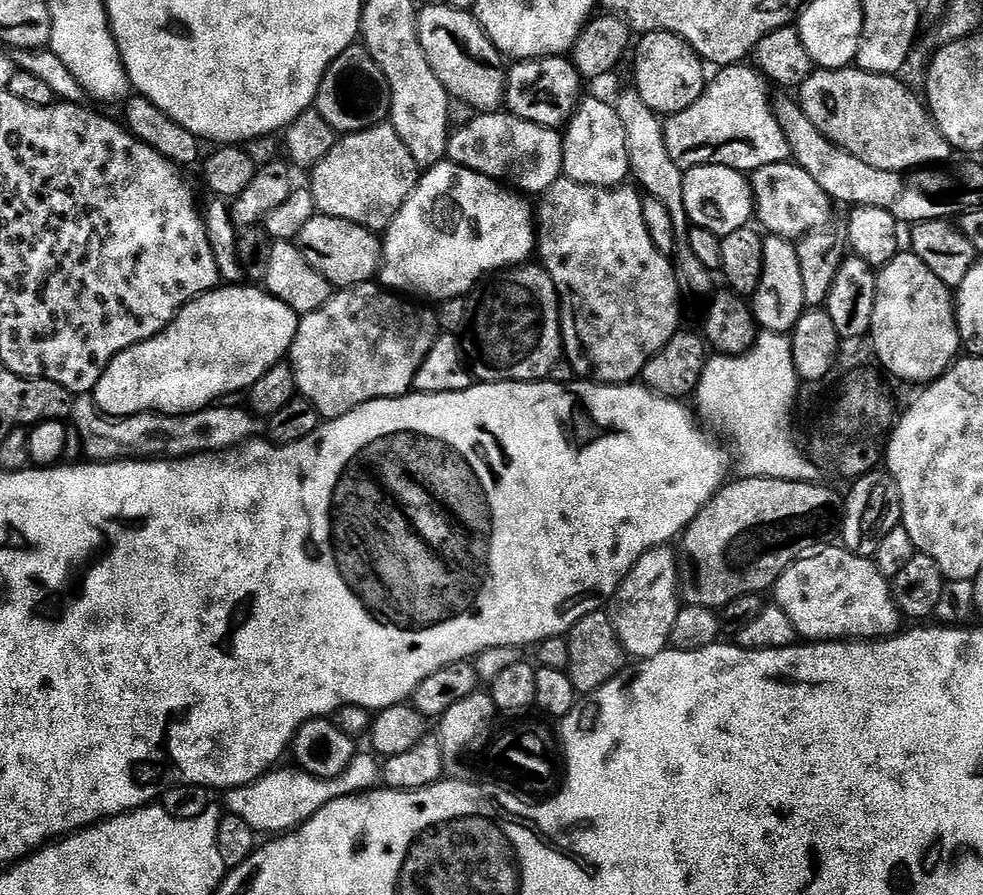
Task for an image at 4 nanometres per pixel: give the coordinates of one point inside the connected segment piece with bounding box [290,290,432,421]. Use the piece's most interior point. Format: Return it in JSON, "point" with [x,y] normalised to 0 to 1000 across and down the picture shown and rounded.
{"point":[342,412]}

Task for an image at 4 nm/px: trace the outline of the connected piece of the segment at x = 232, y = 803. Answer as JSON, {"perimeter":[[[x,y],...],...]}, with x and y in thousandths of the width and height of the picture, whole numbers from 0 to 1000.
{"perimeter":[[[365,848],[358,849],[356,856],[347,867],[339,872],[325,872],[314,863],[307,863],[300,857],[282,857],[274,860],[257,874],[248,876],[245,880],[231,882],[232,889],[231,906],[237,912],[246,914],[261,930],[281,930],[277,932],[292,932],[305,922],[310,921],[328,901],[340,896],[349,889],[360,889],[375,884],[376,876],[370,873],[370,858]]]}

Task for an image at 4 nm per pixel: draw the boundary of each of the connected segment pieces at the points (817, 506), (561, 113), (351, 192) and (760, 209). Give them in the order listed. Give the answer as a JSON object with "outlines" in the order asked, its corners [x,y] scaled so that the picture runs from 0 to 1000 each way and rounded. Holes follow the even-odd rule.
{"outlines":[[[[775,533],[750,534],[740,542],[736,547],[729,550],[728,555],[720,562],[706,579],[706,583],[701,585],[694,596],[694,602],[690,611],[690,666],[699,678],[702,679],[722,679],[733,682],[740,675],[745,675],[748,670],[753,670],[756,666],[765,666],[768,661],[777,661],[788,658],[791,646],[801,637],[804,631],[818,626],[822,621],[827,621],[830,617],[837,617],[839,612],[847,607],[846,603],[852,599],[852,563],[846,560],[846,554],[837,543],[831,543],[829,540],[809,540],[806,537],[793,537],[786,535],[777,535]]],[[[554,63],[551,67],[530,67],[522,70],[515,80],[515,121],[522,130],[537,139],[552,143],[573,144],[582,133],[591,111],[592,87],[581,66],[574,63]],[[541,85],[549,85],[541,94]]],[[[392,136],[376,145],[347,151],[336,172],[332,172],[332,177],[328,177],[328,181],[316,189],[315,209],[325,240],[351,246],[365,255],[373,255],[375,259],[387,261],[399,251],[399,245],[405,239],[405,235],[409,235],[411,227],[419,220],[419,213],[427,204],[428,196],[429,189],[421,181],[417,168],[413,168],[413,159],[405,154],[398,137]]],[[[809,181],[784,183],[767,190],[763,193],[763,209],[767,220],[767,241],[770,247],[773,245],[772,254],[778,260],[797,264],[799,268],[810,270],[821,259],[837,256],[841,251],[838,249],[842,246],[844,231],[842,219],[836,212],[836,208],[832,208],[832,203],[828,203],[828,199],[824,199],[824,194],[820,194],[820,190],[813,188]]]]}

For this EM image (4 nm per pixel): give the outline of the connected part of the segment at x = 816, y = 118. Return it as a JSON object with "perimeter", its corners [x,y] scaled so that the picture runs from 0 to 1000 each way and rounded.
{"perimeter":[[[870,74],[836,76],[827,79],[826,85],[814,95],[812,115],[820,132],[824,132],[828,141],[832,141],[839,154],[857,168],[869,172],[869,177],[877,177],[877,181],[881,181],[881,185],[889,185],[889,190],[919,193],[940,190],[945,185],[959,184],[956,183],[959,179],[970,174],[963,154],[952,143],[941,113],[937,108],[935,112],[911,85],[889,83]]]}

